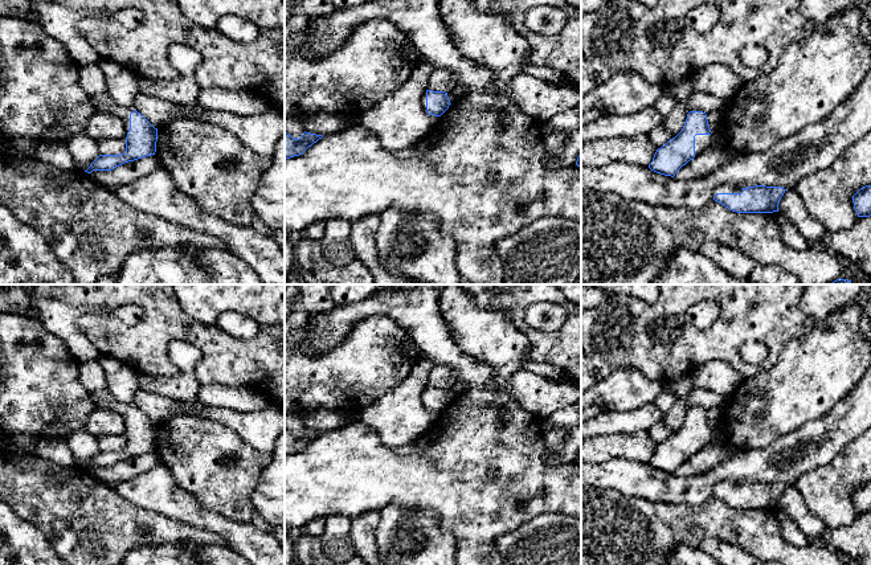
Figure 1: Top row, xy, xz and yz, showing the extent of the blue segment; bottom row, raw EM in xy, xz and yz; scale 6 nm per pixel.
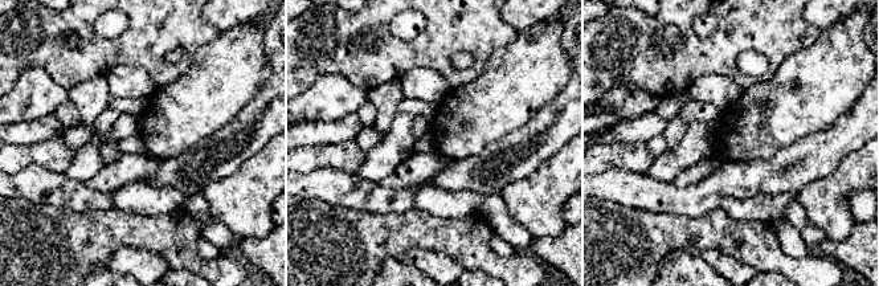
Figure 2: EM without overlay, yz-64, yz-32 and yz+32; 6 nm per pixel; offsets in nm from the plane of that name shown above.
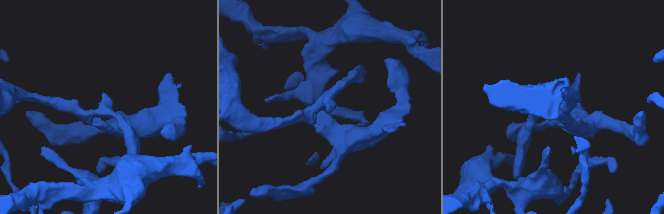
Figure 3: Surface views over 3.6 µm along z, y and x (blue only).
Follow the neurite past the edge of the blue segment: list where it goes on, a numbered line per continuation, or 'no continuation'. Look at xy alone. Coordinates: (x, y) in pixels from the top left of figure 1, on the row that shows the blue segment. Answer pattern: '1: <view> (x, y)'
1: xy (103, 102)

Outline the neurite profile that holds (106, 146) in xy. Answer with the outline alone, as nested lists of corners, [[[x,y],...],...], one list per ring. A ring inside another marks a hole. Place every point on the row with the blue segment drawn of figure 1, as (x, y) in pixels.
[[[102,139],[97,142],[99,155],[119,155],[126,151],[126,139]]]

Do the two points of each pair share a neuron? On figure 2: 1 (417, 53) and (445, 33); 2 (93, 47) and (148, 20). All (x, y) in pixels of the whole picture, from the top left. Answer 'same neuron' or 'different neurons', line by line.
1: same neuron
2: same neuron

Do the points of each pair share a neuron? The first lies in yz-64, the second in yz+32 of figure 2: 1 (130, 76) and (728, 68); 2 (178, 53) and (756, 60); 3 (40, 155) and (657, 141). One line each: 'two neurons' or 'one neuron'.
1: two neurons
2: one neuron
3: two neurons

